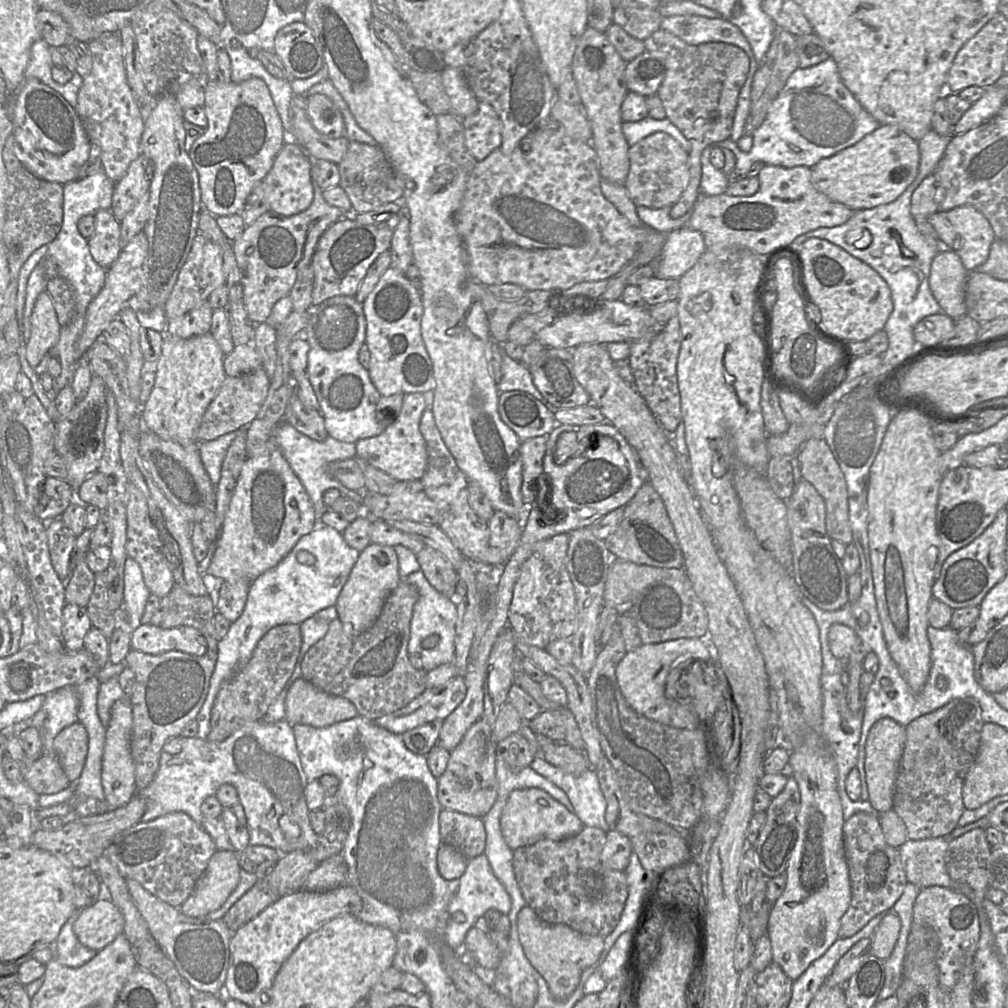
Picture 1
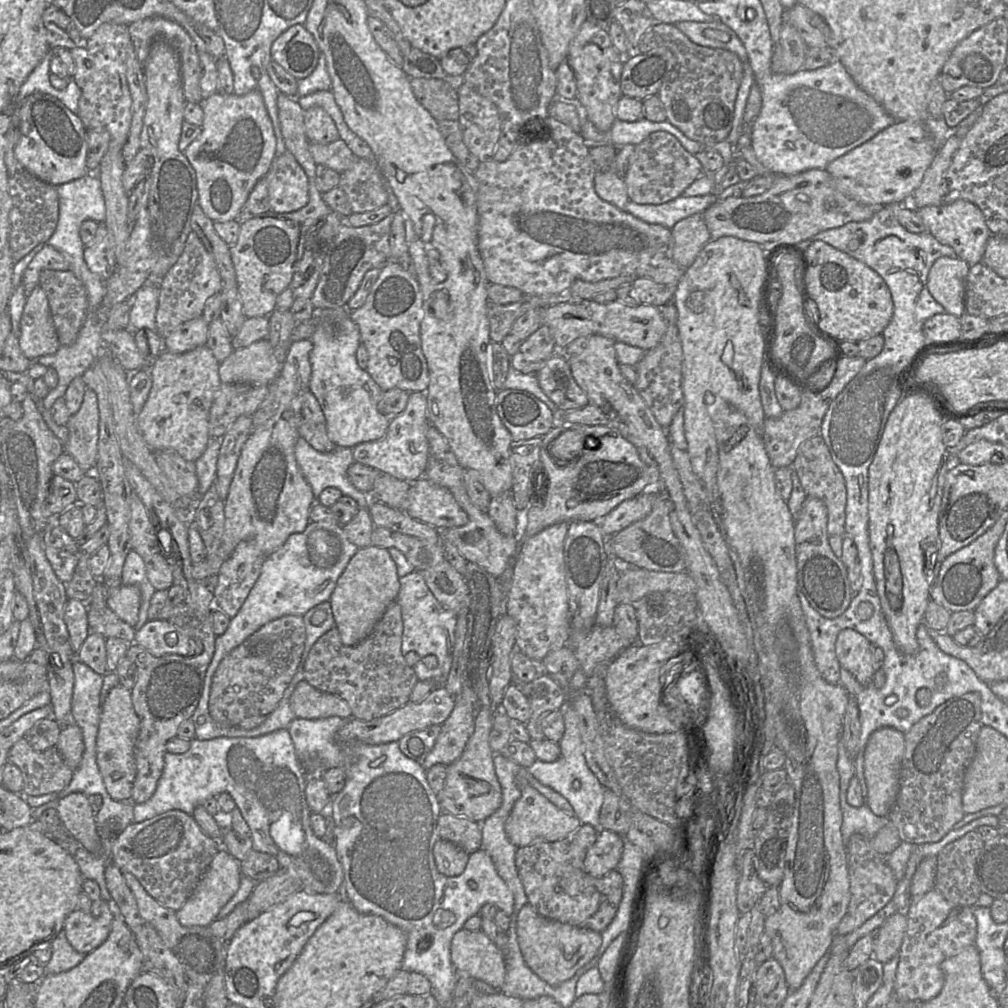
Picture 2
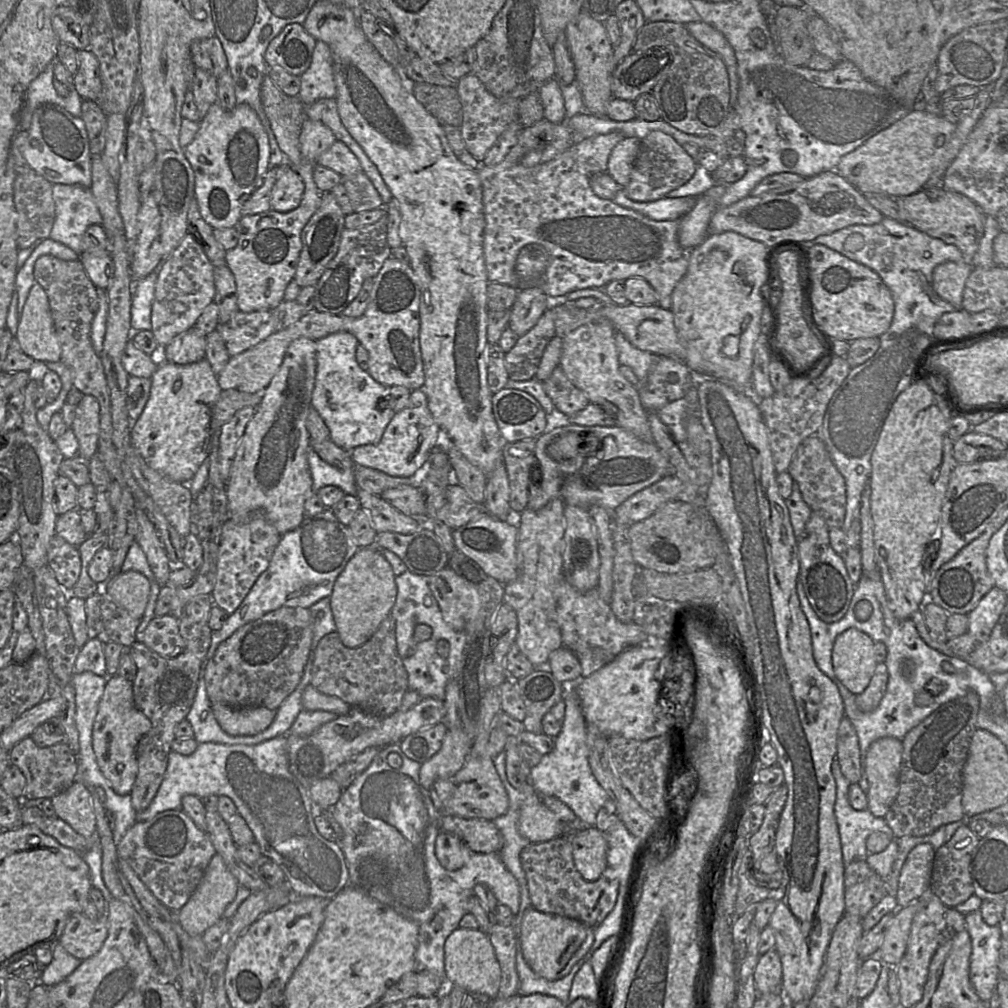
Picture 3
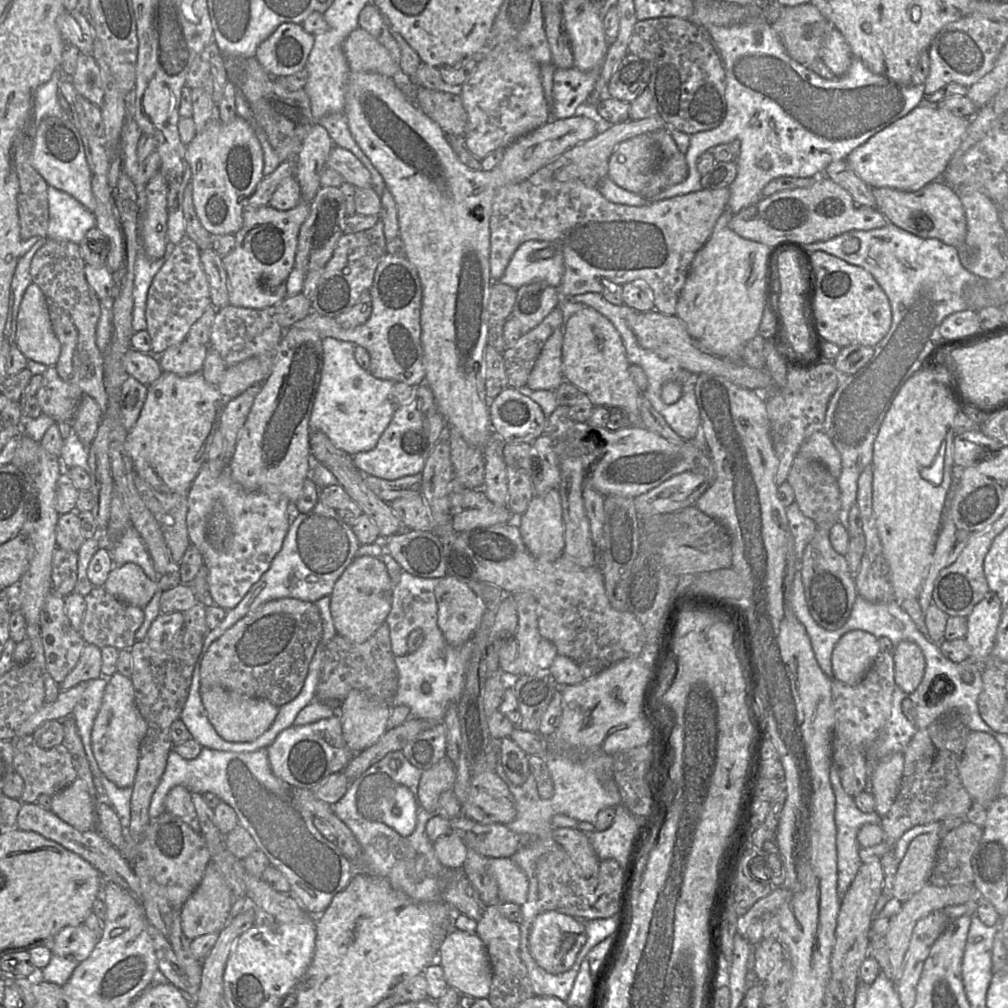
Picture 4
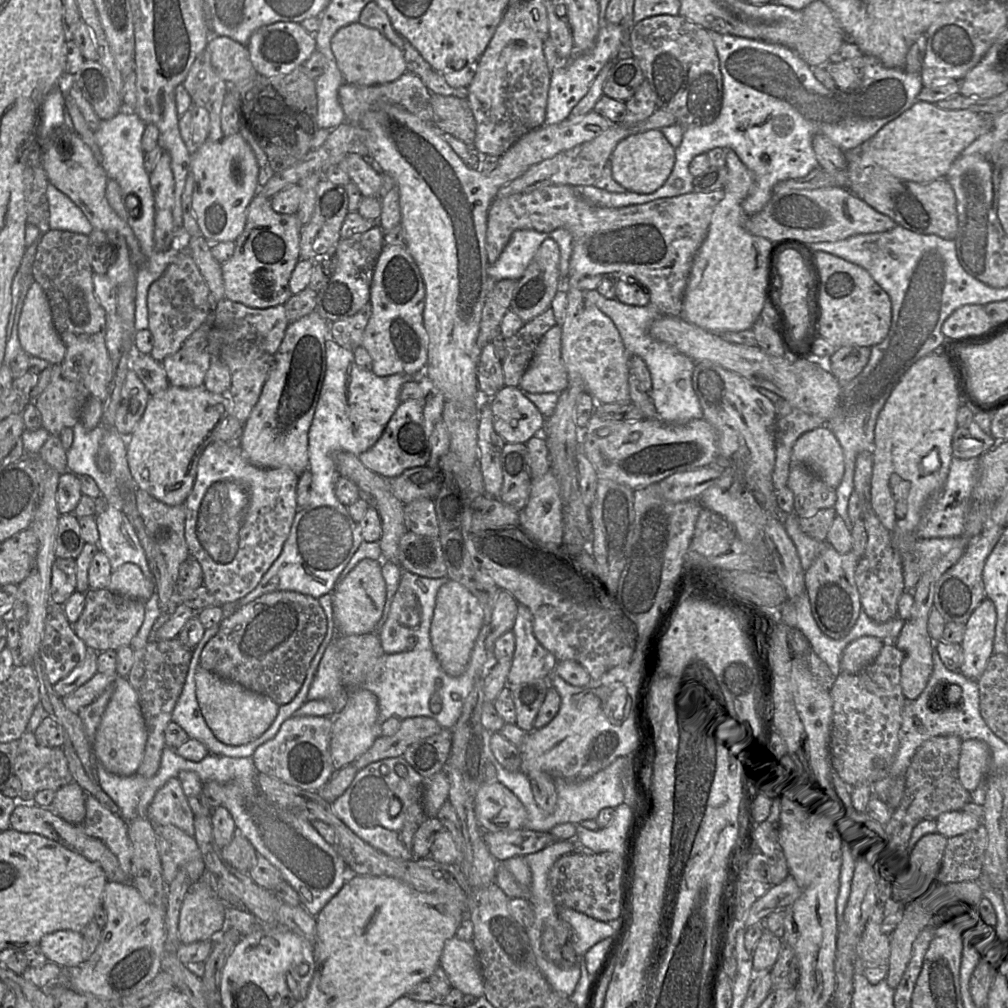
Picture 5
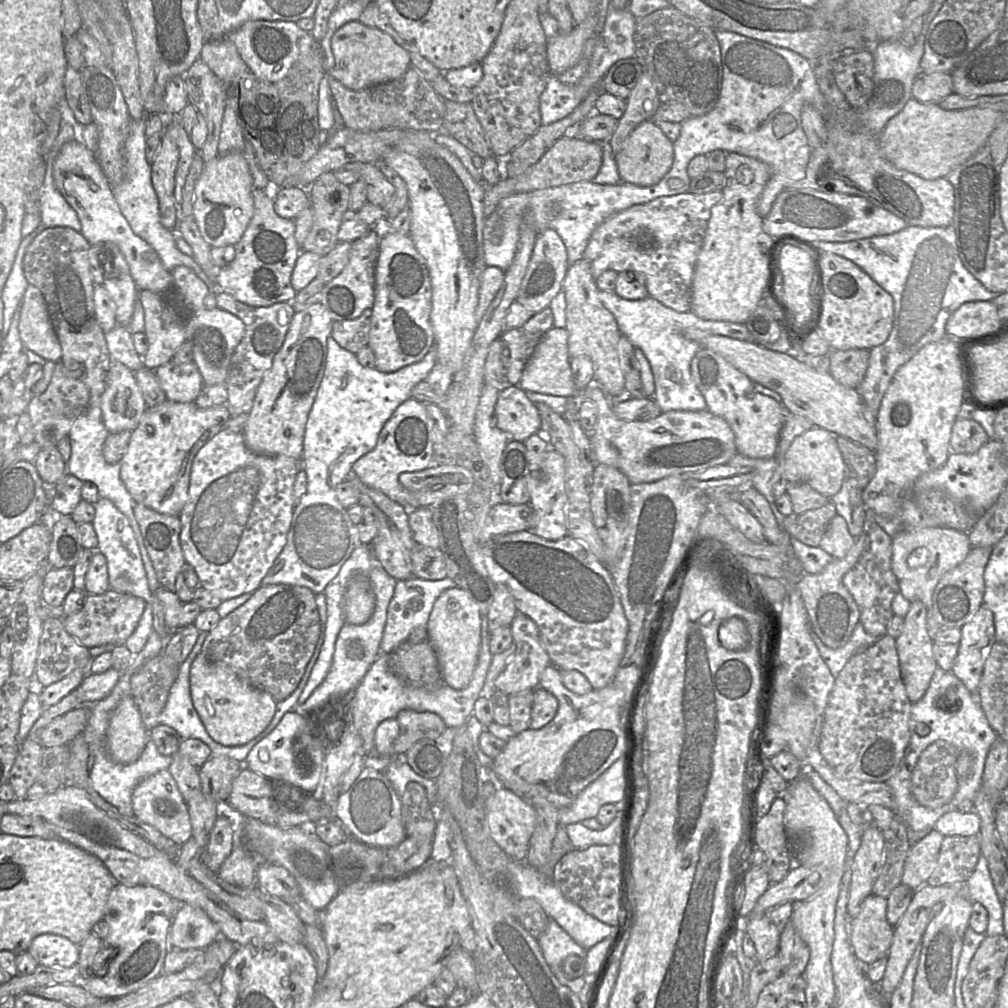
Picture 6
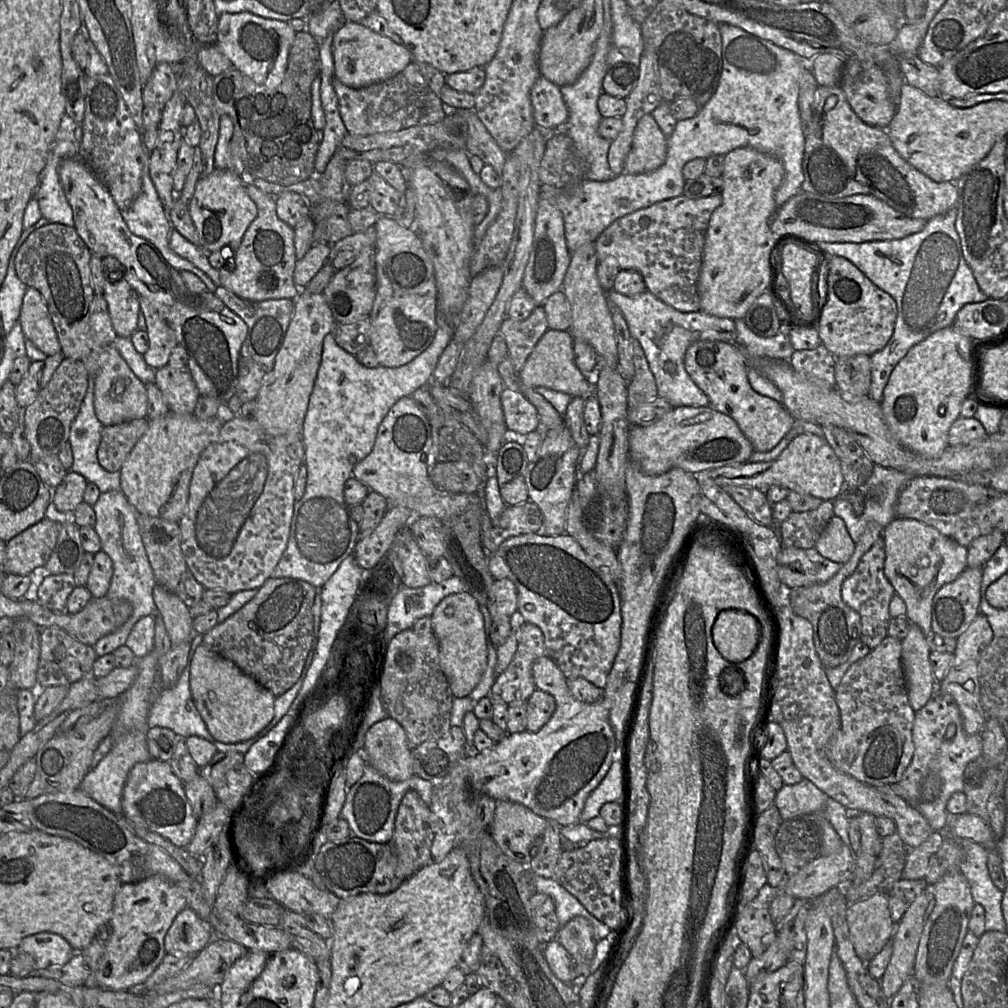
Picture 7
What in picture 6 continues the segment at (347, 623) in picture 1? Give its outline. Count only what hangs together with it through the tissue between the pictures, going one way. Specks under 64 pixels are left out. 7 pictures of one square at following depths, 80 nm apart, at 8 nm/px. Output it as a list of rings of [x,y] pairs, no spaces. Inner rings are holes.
[[[359,573],[352,577],[344,593],[345,622],[360,625],[367,622],[375,609],[375,595],[369,576]]]

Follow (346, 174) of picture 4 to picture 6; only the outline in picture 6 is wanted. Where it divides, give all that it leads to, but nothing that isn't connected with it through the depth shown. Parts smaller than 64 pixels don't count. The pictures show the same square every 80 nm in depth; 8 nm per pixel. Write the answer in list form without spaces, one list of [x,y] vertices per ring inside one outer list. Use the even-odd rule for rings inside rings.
[[[364,163],[360,169],[360,179],[365,183],[367,201],[386,208],[391,202],[395,189],[385,178],[377,163]]]

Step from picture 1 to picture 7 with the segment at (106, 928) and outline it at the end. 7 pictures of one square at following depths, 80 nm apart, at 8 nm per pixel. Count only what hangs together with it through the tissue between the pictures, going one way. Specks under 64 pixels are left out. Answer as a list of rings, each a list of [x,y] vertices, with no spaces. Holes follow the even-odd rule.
[[[39,932],[25,937],[14,953],[23,963],[38,971],[63,966],[75,951],[62,936],[52,932]]]

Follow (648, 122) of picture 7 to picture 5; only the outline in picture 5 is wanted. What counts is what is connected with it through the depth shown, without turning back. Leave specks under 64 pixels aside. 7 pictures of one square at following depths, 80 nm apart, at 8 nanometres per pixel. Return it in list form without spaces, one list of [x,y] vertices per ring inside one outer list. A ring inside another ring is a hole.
[[[660,130],[637,133],[620,141],[612,152],[610,163],[613,179],[627,191],[650,194],[669,178],[675,164],[675,148]]]

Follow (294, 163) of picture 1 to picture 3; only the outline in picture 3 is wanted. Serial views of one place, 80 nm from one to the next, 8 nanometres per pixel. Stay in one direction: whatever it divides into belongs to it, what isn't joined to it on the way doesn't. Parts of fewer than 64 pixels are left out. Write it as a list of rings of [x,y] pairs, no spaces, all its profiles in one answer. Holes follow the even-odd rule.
[[[289,164],[280,165],[271,191],[271,209],[280,213],[296,209],[301,203],[304,190],[304,182],[298,173]]]

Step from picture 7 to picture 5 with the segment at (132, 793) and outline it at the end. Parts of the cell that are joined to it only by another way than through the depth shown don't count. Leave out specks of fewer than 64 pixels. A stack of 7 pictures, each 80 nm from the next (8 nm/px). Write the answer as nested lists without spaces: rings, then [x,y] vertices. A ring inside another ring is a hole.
[[[177,777],[168,780],[156,792],[148,807],[147,818],[155,826],[172,825],[191,837],[195,835],[194,812]]]

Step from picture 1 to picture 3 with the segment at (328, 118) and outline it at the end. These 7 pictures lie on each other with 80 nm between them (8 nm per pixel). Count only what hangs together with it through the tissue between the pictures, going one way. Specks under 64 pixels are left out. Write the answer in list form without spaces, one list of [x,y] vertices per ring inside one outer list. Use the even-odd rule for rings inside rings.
[[[308,118],[304,120],[300,135],[300,151],[308,162],[316,164],[319,156],[335,142],[333,132],[323,123]]]

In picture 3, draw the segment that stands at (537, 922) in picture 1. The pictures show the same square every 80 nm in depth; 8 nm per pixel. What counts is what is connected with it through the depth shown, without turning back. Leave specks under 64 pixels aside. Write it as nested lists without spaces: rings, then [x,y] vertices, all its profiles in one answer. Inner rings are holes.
[[[530,907],[524,912],[520,926],[524,960],[542,978],[550,981],[561,979],[591,947],[594,939],[593,928],[581,921],[539,912]]]

